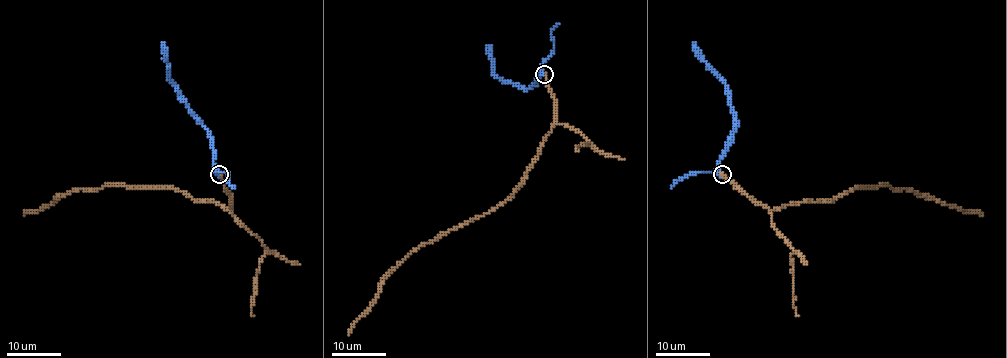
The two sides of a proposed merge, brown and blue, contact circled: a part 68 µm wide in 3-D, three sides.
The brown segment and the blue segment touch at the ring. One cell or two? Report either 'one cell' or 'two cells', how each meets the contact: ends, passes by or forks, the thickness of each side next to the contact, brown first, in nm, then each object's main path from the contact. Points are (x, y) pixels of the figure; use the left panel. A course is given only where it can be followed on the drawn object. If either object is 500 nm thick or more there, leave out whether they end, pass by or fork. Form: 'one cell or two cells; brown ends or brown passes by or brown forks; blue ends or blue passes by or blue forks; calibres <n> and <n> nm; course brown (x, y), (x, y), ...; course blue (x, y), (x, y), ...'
one cell; brown ends; blue ends; calibres 400 and 360 nm; course brown (219, 174), (230, 202), (229, 209), (181, 192), (118, 185), (73, 189), (51, 204), (24, 213); course blue (219, 174), (212, 140), (170, 78), (166, 47), (162, 43)

